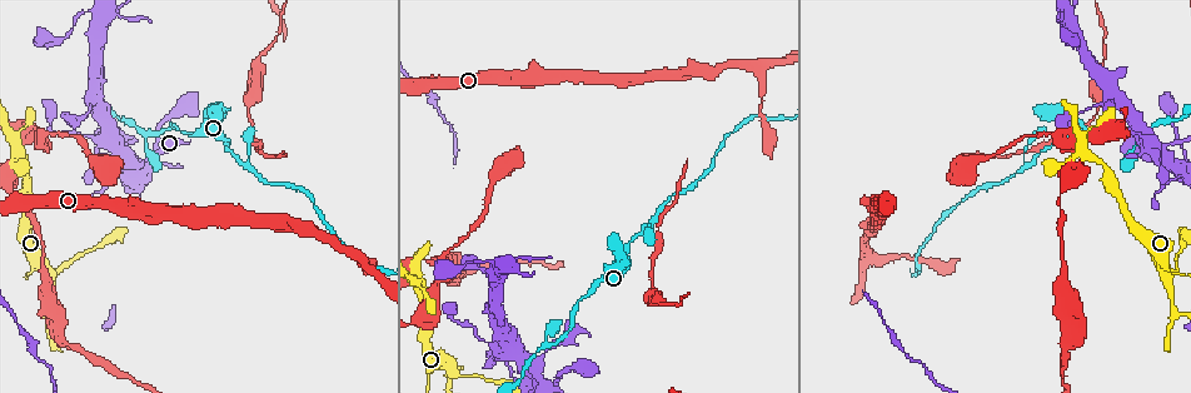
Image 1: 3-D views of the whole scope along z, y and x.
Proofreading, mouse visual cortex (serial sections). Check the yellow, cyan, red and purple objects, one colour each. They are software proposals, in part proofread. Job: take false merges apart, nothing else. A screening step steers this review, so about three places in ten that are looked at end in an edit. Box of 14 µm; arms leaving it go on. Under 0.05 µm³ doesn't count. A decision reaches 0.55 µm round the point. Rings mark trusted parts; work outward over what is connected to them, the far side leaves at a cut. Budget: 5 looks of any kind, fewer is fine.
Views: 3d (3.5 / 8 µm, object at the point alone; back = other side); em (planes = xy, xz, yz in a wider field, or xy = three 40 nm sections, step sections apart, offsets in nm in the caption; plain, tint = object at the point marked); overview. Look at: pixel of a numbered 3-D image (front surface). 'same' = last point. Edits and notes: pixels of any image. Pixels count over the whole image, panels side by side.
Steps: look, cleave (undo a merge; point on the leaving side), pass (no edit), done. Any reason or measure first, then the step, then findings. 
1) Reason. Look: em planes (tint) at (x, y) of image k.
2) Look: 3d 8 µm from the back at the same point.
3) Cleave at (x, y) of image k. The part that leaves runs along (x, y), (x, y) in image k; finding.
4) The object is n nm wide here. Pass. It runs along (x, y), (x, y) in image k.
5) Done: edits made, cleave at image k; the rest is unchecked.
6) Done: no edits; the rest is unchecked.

Two arms in line, one across. Look: 3d 8 µm at (1027, 169) of image 1.

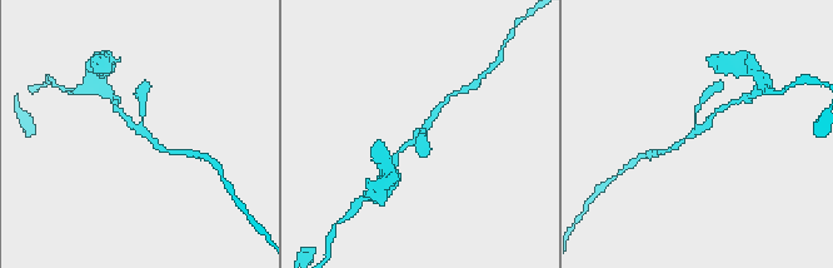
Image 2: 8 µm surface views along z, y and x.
3 arms meet here; the arms are 150, 150, 200 nm wide; now the EM. Look: em xy step 1 (tint) at (416, 134) of image 2.

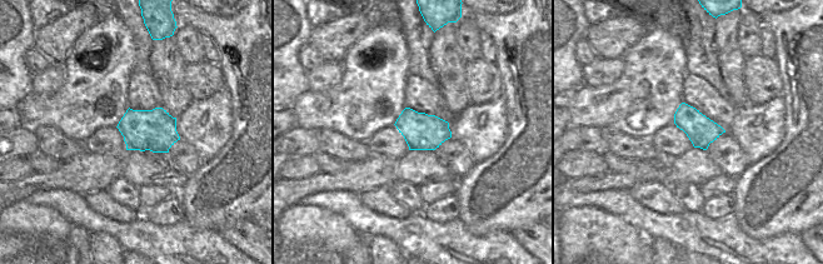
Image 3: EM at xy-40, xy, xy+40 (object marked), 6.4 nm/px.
Pass. It runs along (399, 152), (428, 125), (439, 107) in image 2; all the same cell.

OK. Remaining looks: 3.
Thin neck. Look: 3d 3.5 µm at (472, 376) of image 1.

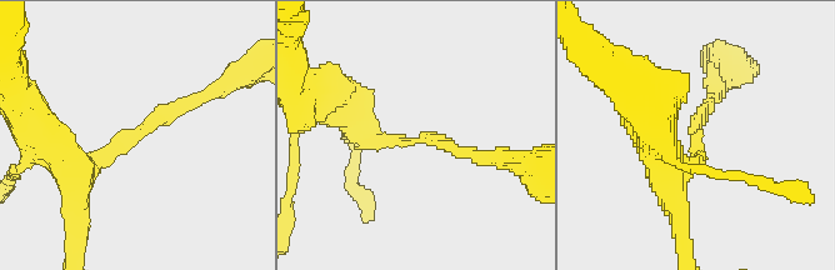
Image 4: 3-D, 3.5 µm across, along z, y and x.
Need the tissue. Look: em planes (tint) at (418, 141) of image 4.

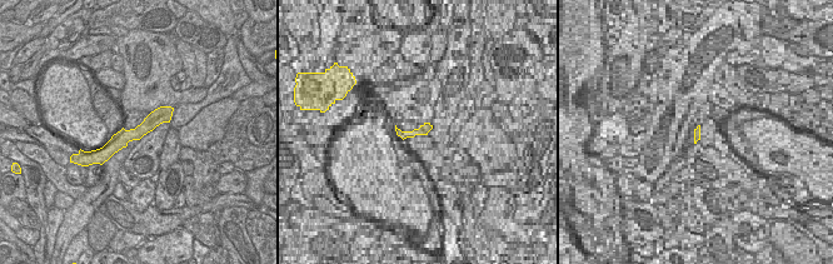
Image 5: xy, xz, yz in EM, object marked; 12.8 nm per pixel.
The arms are 150, 200 nm wide. Pass. It runs along (169, 110), (104, 153) in image 5; continuous, no second cell.

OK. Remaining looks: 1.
Done: no edits; the rest is unchecked.

